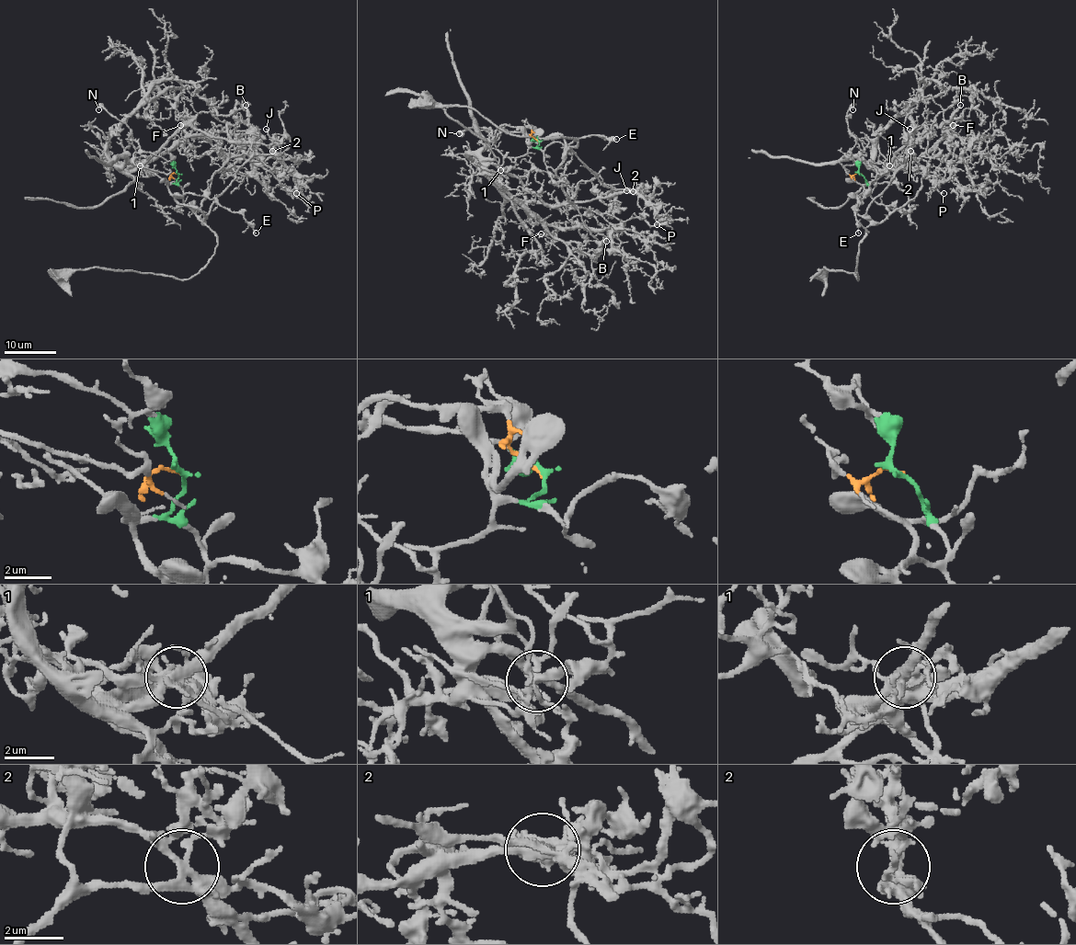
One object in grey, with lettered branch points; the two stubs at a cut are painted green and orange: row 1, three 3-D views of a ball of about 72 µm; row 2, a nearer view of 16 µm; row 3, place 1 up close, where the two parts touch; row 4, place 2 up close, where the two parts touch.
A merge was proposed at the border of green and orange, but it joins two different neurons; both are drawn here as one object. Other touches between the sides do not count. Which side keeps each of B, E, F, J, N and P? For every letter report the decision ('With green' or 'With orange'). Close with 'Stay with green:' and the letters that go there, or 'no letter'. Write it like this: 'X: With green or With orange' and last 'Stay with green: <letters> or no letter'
B: With green
E: With green
F: With orange
J: With green
N: With green
P: With green
Stay with green: B, E, J, N, P

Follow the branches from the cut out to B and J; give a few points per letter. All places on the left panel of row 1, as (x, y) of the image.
B: (177, 174), (184, 203), (198, 209), (211, 176), (226, 161), (229, 125), (248, 117), (246, 104)
J: (177, 174), (168, 192), (206, 215), (242, 166), (254, 155), (271, 152), (267, 129)

